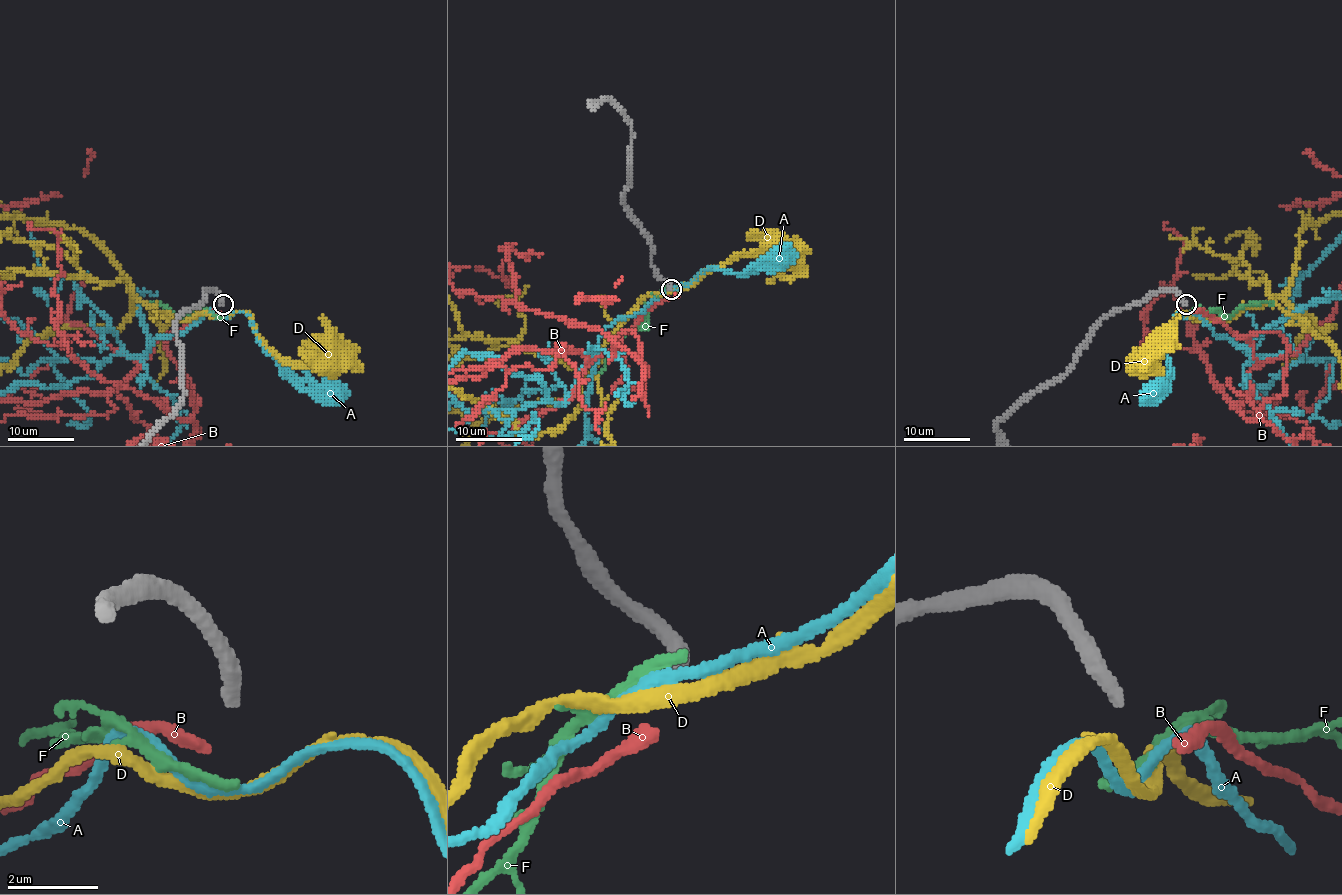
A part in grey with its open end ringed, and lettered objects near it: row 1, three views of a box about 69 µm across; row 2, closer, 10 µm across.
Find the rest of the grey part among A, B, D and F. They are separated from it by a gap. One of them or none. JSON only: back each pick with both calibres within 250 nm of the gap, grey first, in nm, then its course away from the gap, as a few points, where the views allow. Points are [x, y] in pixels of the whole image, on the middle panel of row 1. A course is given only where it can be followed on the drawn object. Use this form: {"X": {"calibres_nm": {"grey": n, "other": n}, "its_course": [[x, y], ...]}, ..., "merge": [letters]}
{"merge": []}

